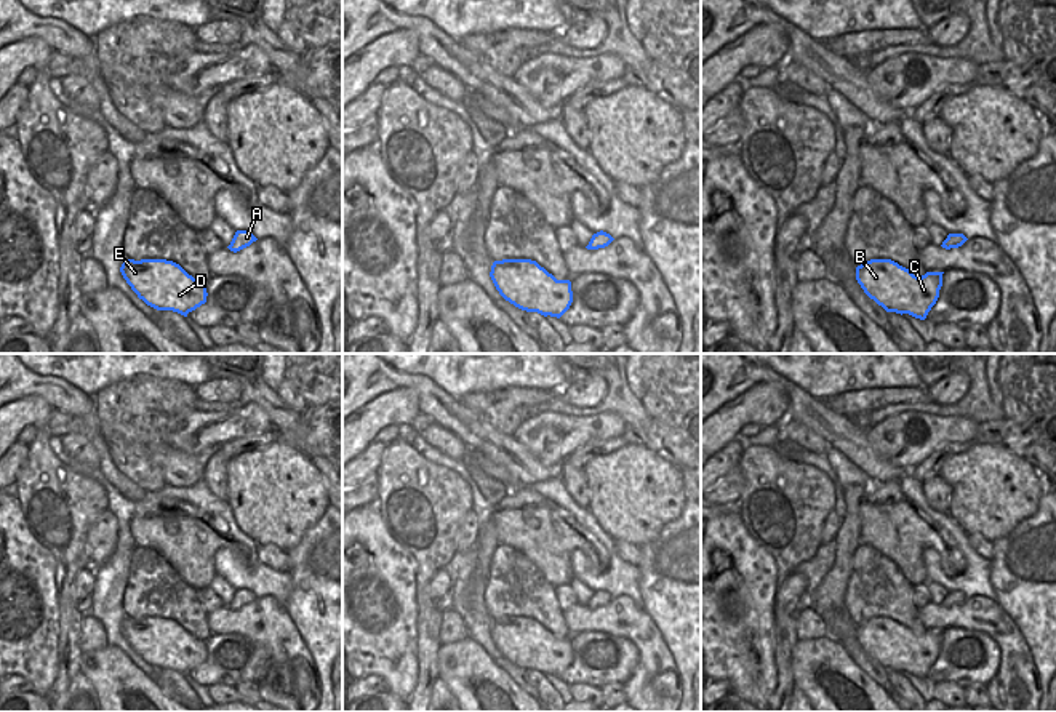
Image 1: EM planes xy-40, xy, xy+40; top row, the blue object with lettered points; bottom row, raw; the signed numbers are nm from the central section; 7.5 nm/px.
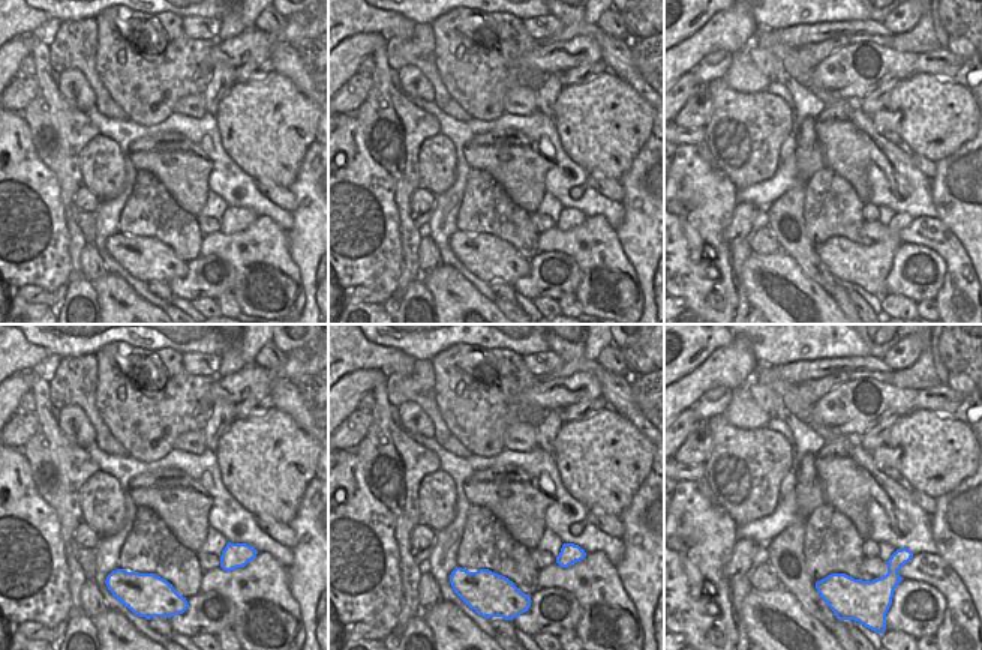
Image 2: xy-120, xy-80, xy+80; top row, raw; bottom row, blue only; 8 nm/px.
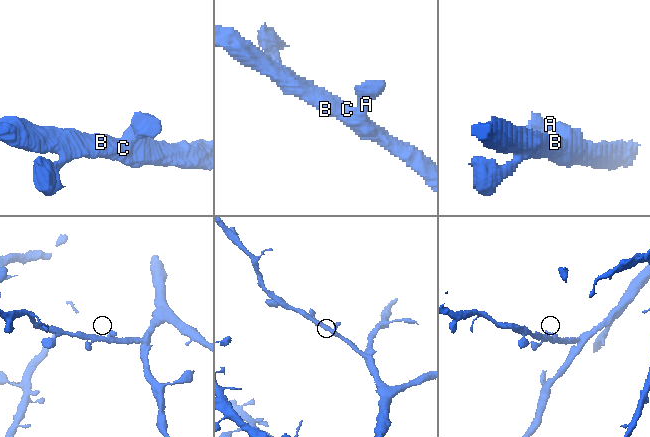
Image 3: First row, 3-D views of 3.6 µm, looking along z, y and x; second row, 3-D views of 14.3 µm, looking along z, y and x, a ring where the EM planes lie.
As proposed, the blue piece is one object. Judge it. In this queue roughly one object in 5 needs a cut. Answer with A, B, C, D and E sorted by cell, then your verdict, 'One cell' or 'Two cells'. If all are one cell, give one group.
Groups: A B C D E. One cell

